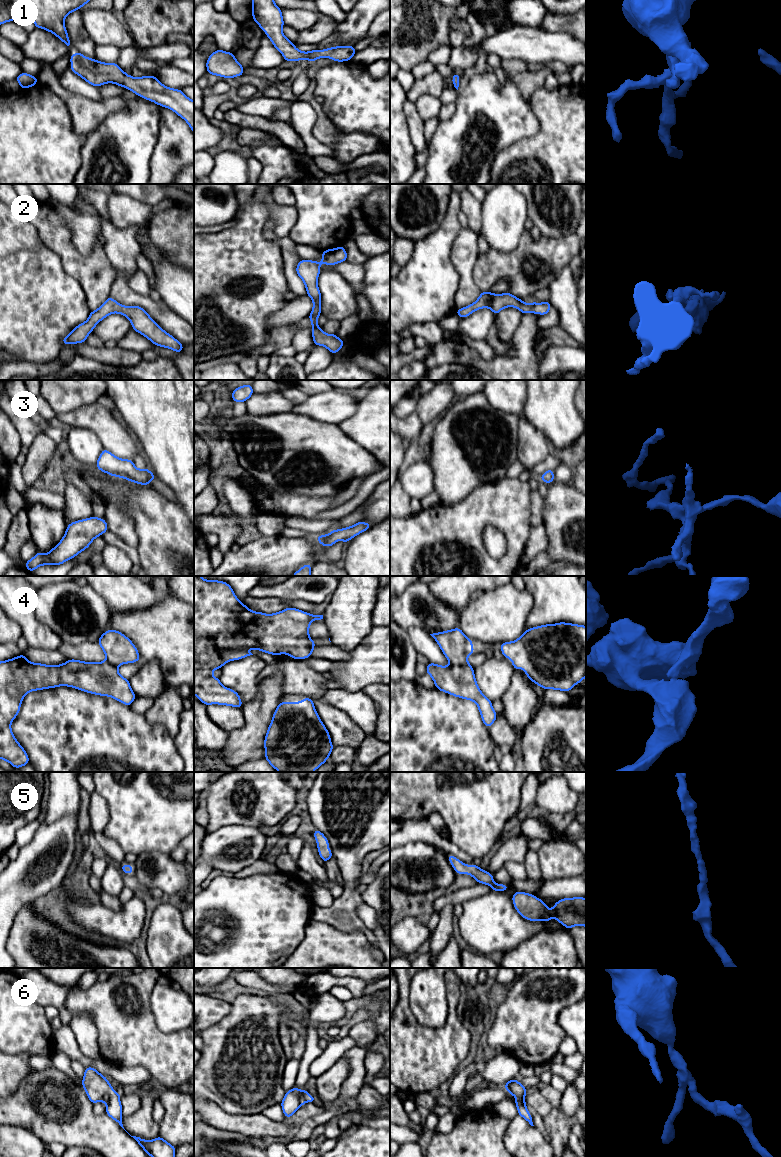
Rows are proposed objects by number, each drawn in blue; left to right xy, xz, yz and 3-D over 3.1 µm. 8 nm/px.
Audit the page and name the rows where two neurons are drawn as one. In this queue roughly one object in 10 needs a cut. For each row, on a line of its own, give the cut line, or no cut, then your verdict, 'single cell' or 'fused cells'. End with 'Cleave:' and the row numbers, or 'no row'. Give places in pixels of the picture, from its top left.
1: no cut; single cell
2: no cut; single cell
3: no cut; single cell
4: no cut; single cell
5: no cut; single cell
6: no cut; single cell
Cleave: no row

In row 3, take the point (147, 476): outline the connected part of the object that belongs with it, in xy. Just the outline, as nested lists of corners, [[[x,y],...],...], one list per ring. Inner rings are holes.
[[[103,449],[96,467],[108,475],[120,477],[140,485],[149,485],[156,476],[147,468],[137,469],[134,461],[116,457],[110,451]]]

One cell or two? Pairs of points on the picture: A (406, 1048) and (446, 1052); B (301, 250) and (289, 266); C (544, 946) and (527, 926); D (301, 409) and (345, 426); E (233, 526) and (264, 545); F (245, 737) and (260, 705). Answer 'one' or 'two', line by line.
A: one
B: two
C: two
D: two
E: two
F: one

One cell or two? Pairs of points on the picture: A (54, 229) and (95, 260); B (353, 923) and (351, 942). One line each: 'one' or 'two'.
A: one
B: two

